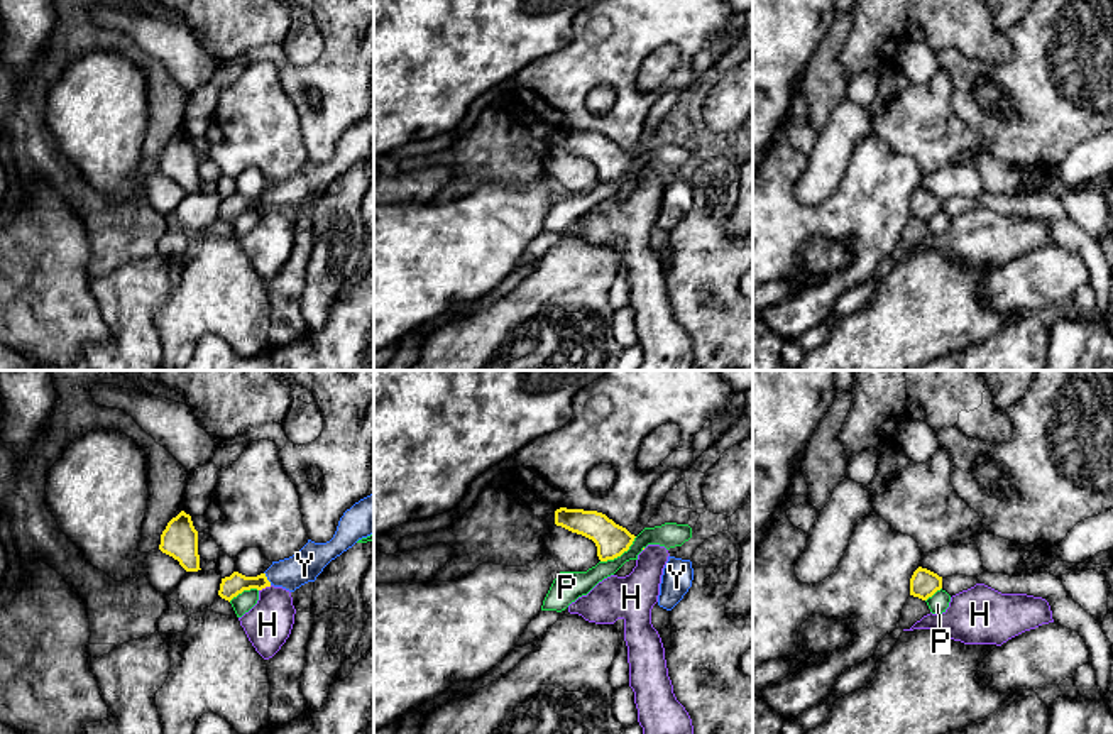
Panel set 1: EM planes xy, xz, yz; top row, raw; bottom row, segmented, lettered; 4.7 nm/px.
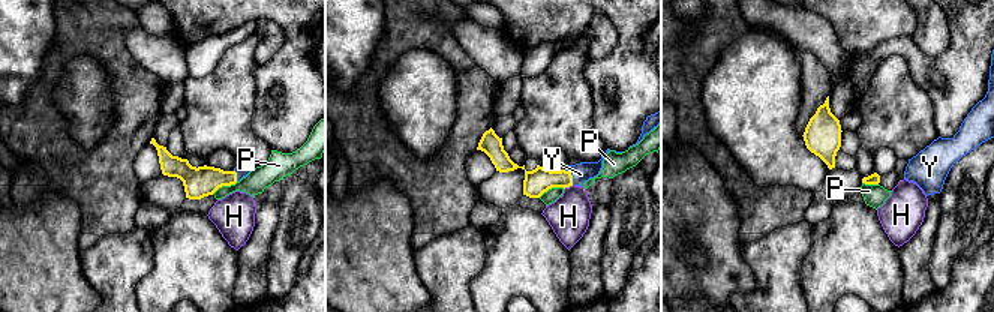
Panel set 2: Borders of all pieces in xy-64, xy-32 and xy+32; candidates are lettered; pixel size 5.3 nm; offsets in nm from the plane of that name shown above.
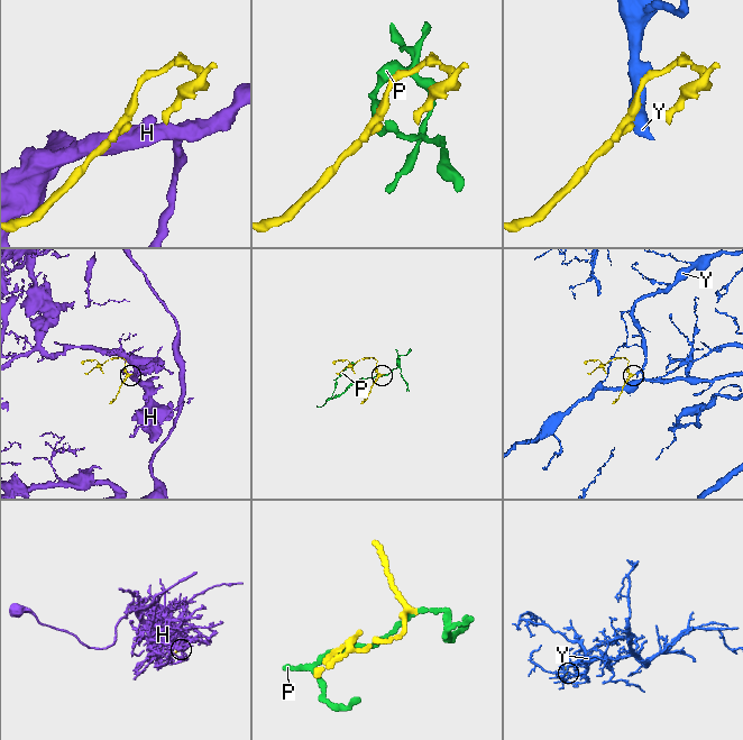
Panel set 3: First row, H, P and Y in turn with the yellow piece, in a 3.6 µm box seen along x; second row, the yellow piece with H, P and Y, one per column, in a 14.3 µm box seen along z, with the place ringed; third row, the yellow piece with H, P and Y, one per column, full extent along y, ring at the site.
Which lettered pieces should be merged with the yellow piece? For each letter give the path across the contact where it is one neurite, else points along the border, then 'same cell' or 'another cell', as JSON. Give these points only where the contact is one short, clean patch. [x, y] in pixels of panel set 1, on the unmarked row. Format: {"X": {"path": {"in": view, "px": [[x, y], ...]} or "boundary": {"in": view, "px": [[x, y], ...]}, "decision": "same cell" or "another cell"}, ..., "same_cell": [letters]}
{"H": {"boundary": {"in": "xy", "px": [[271, 207], [259, 212]]}, "decision": "another cell"}, "P": {"boundary": {"in": "xz", "px": [[636, 158], [619, 176], [601, 183]]}, "decision": "another cell"}, "Y": {"path": {"in": "xy", "px": [[235, 205], [266, 200], [291, 195], [305, 186]]}, "decision": "same cell"}, "same_cell": ["Y"]}

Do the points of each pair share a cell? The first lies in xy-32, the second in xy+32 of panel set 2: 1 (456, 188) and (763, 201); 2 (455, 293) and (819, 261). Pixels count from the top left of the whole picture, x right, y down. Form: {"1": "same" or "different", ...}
{"1": "same", "2": "different"}

